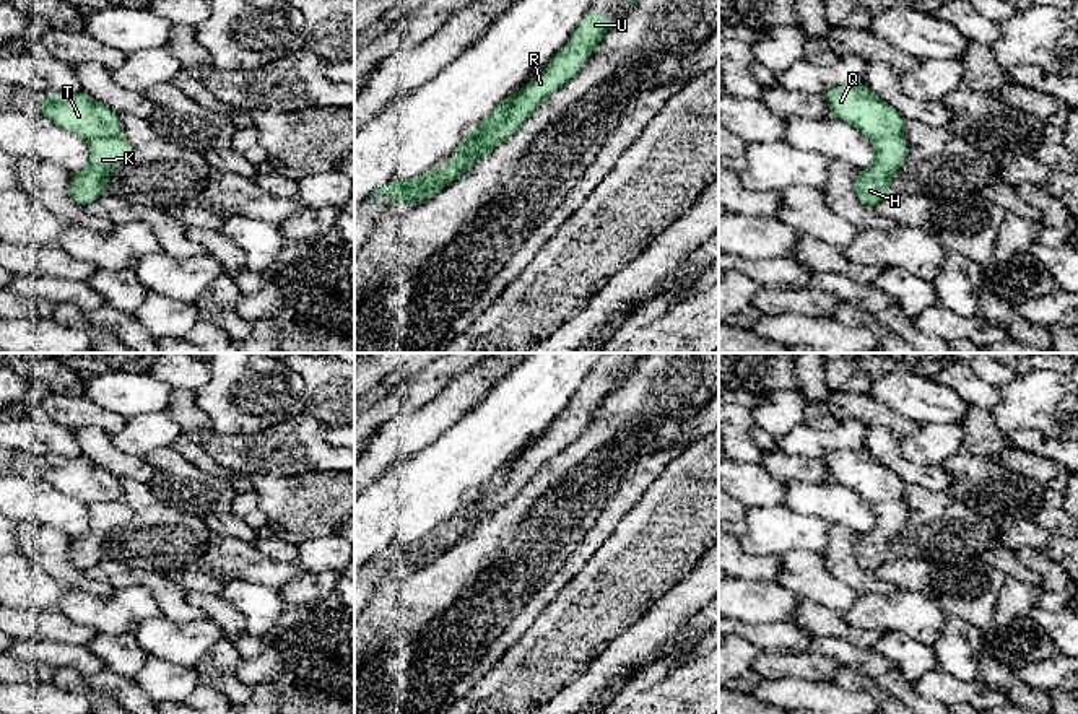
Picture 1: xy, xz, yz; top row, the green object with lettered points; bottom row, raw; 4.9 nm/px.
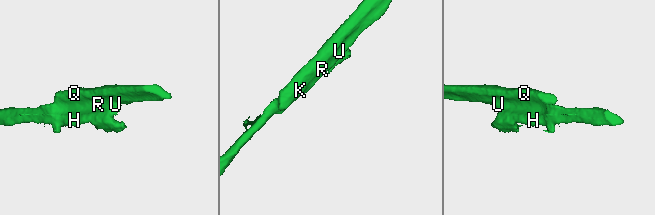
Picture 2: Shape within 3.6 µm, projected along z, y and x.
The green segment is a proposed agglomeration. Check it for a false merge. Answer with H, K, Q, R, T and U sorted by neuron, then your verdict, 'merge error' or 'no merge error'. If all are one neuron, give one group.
H K R U / Q T; merge error

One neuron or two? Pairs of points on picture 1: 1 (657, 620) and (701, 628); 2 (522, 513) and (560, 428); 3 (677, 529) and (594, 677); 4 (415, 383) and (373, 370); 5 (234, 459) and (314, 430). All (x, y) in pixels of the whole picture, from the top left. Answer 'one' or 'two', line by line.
1: two
2: two
3: two
4: two
5: one

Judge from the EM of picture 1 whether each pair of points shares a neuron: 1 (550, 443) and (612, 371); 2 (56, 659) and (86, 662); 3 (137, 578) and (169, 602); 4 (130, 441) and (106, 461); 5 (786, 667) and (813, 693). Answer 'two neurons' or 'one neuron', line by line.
1: one neuron
2: one neuron
3: one neuron
4: two neurons
5: two neurons

